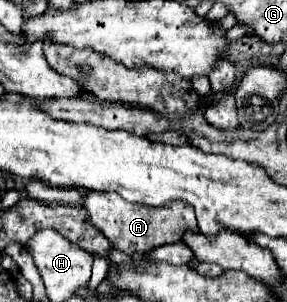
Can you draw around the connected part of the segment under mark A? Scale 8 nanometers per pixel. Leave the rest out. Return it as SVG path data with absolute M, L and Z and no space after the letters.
M89 192L83 198L81 206L87 210L91 224L113 244L113 248L129 256L143 256L155 250L157 246L179 242L183 238L183 232L189 228L197 232L195 212L185 202L167 202L167 206L151 208L151 206L135 206L119 198L119 194Z

